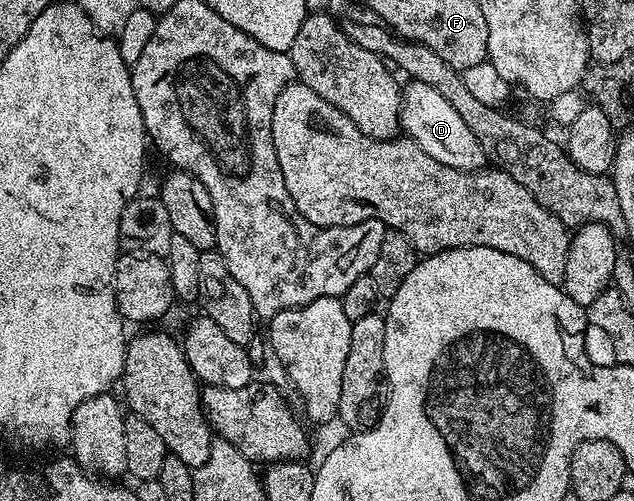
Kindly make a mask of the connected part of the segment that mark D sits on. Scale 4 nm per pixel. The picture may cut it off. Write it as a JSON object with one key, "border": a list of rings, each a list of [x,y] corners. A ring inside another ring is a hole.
{"border":[[[412,79],[406,84],[403,88],[399,126],[407,138],[444,166],[470,172],[481,170],[487,164],[486,152],[476,139],[475,132],[457,114],[456,109],[444,99],[444,95],[440,95],[434,87],[429,87],[423,81]]]}

